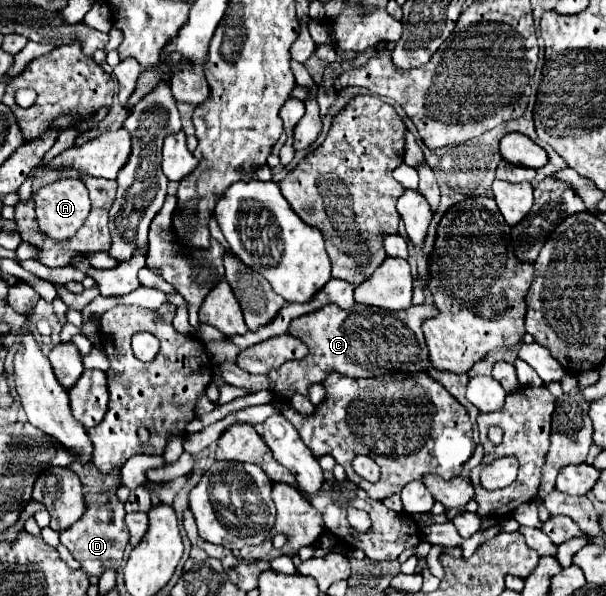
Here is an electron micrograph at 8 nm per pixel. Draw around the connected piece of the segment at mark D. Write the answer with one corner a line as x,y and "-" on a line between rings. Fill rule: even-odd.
116,491
103,494
86,493
84,503
86,503
84,515
76,523
72,523
68,529
60,531
60,543
72,553
76,561
82,563
82,569
88,575
100,577
106,569
118,569
122,563
122,553
124,553
124,547
128,545
128,529
122,521
126,511

